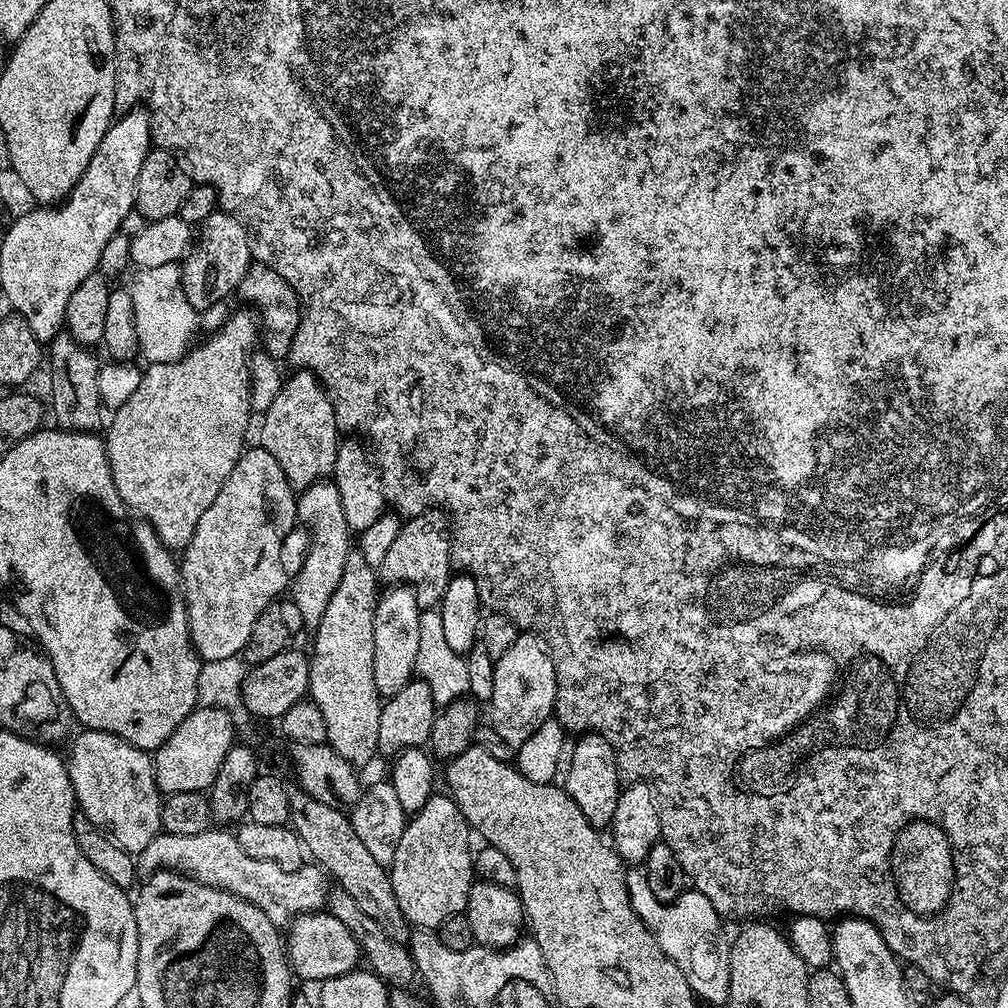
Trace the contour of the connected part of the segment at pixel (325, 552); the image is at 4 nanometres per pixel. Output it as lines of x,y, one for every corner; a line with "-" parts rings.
330,480
303,489
297,497
296,512
297,519
310,529
310,544
308,552
303,553
300,569
291,577
290,599
294,606
298,606
298,614
305,625
315,626
322,614
326,614
330,594
334,594
334,590
338,590
338,582
342,582
342,569
346,567
346,558
352,548
352,531
343,513
341,495

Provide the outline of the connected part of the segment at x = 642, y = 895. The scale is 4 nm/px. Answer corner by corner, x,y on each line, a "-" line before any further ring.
642,870
627,873
630,906
638,918
654,934
658,946
682,970
686,982
692,987
692,993
708,1004
727,1005
730,994
730,951
729,941
724,941
724,932
720,929
722,917
714,910
714,902
706,898
706,894
695,890
686,890
669,904
658,902
650,890
650,882
646,882
646,874

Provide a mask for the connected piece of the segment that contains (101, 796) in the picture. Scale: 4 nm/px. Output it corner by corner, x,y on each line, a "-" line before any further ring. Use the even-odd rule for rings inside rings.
93,728
81,731
81,736
76,741
73,739
72,753
67,753
66,763
70,782
74,786
76,795
76,806
79,811
94,822
106,833
118,846
126,851
138,854
150,846
150,842
160,835
162,829
160,819
162,818
162,793
156,784
156,775
152,765
153,757
145,752
143,748
134,746
122,738
118,738
109,732
94,730

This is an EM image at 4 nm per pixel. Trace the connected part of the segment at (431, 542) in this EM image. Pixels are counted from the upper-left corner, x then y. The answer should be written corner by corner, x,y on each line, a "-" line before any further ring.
436,508
427,509
422,515
409,517
394,538
378,570
381,581
388,586
407,586
416,594
421,610
435,609
444,597
448,581
454,572
450,522
447,515

